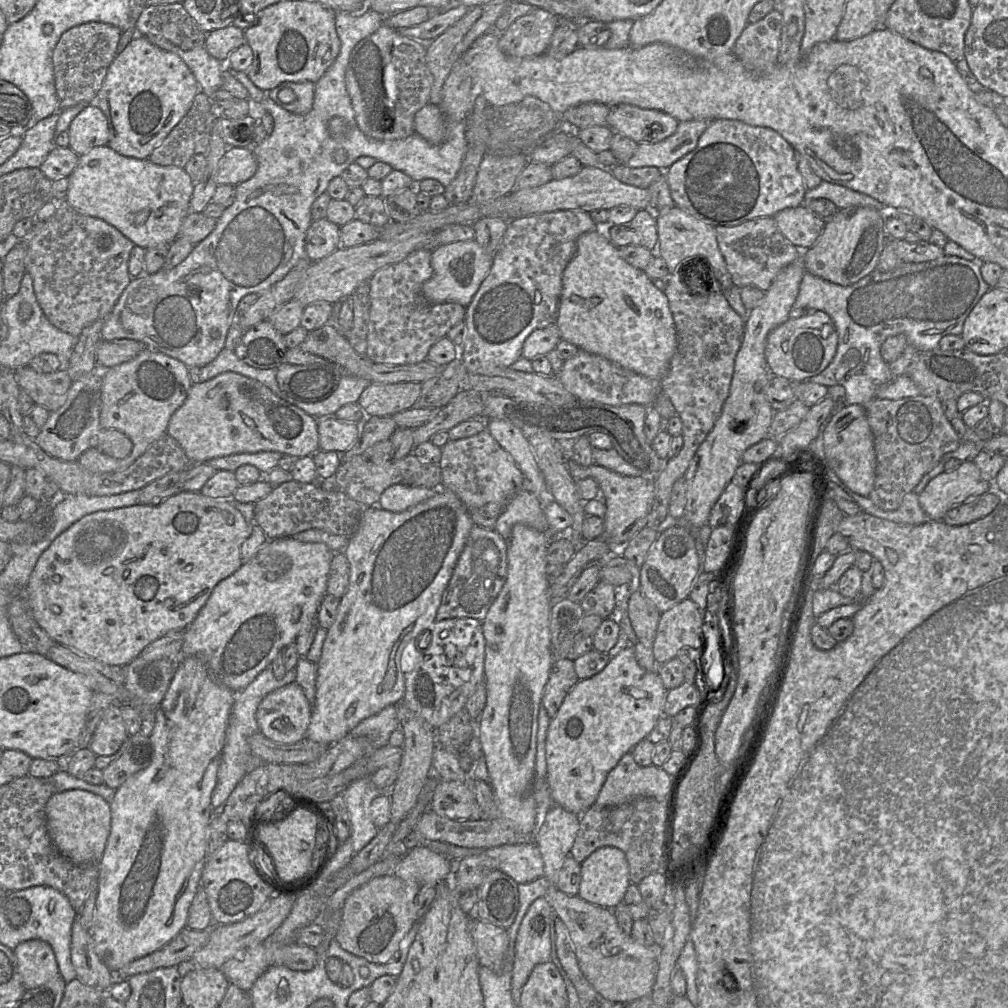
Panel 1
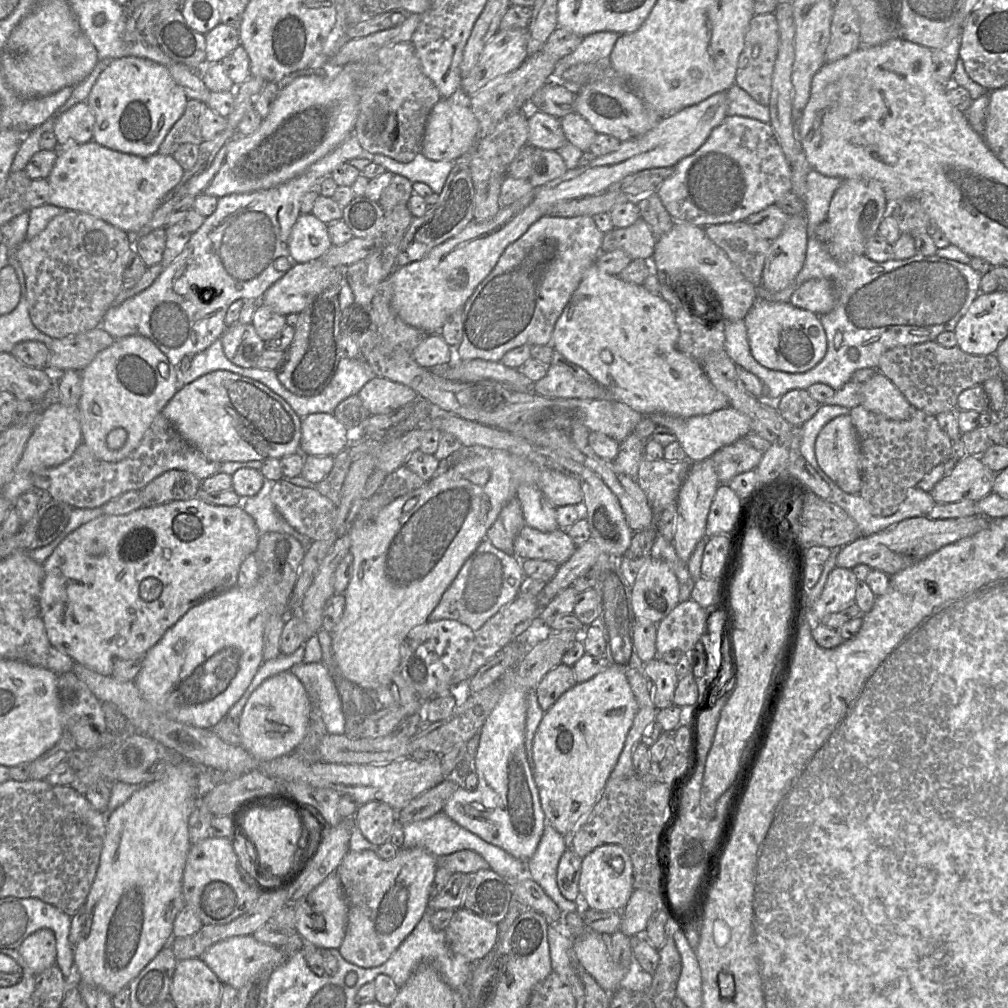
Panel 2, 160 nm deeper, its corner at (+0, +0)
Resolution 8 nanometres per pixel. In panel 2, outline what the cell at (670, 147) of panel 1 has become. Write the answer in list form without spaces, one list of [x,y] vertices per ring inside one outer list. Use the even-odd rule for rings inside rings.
[[[726,92],[716,93],[698,104],[687,106],[661,118],[655,127],[642,136],[622,141],[616,151],[596,157],[586,166],[568,169],[562,176],[544,185],[533,187],[526,195],[510,205],[502,206],[492,218],[485,221],[473,219],[459,234],[433,247],[422,259],[394,269],[389,275],[393,288],[391,300],[393,310],[405,323],[427,334],[438,333],[448,317],[464,307],[478,284],[495,267],[506,247],[520,238],[539,218],[549,215],[550,207],[562,200],[584,198],[617,188],[623,178],[642,170],[675,167],[682,158],[693,154],[707,140],[712,130],[725,119],[727,111]]]

